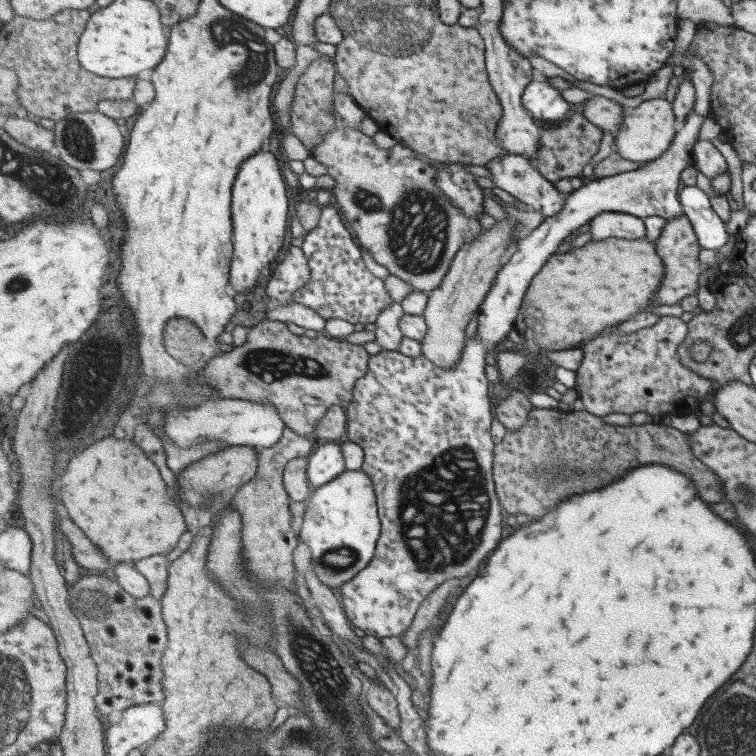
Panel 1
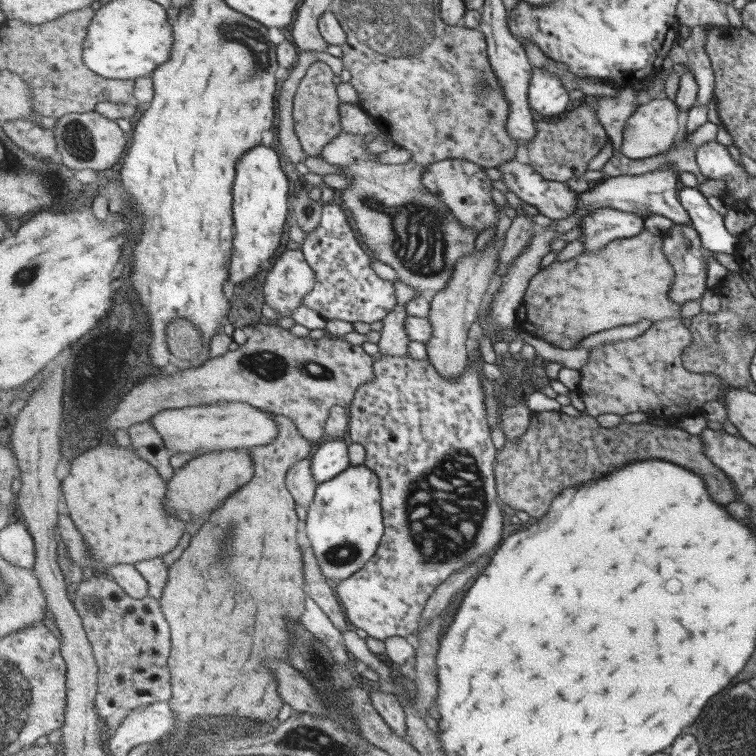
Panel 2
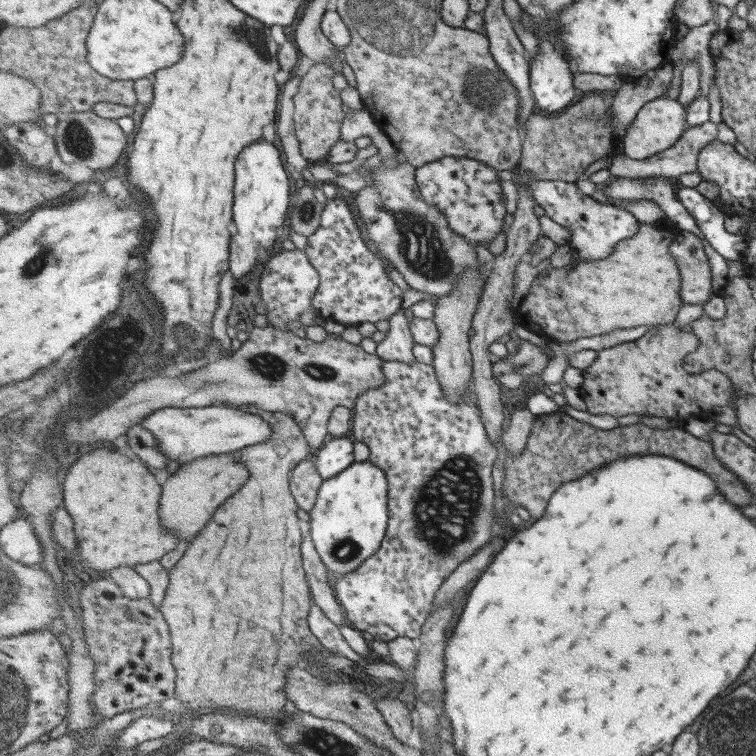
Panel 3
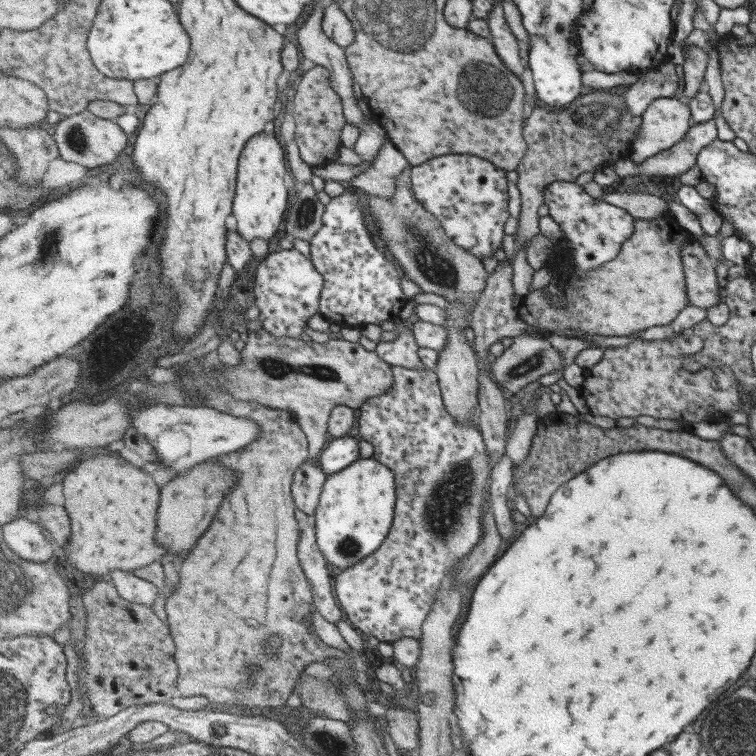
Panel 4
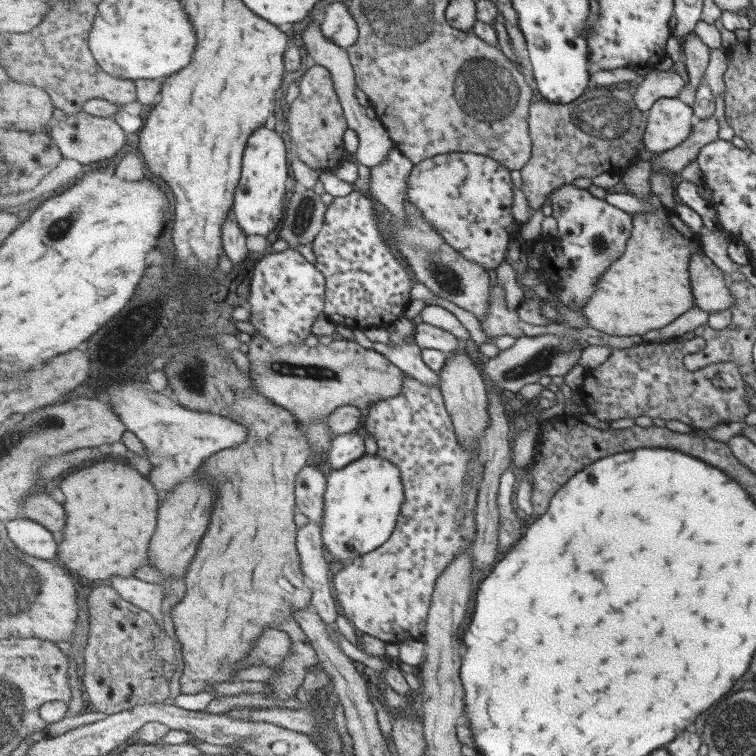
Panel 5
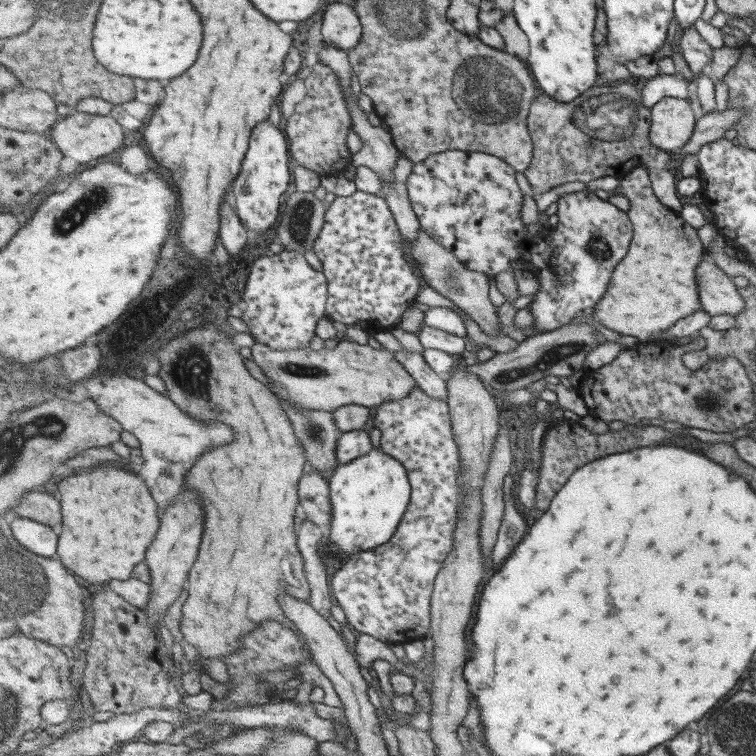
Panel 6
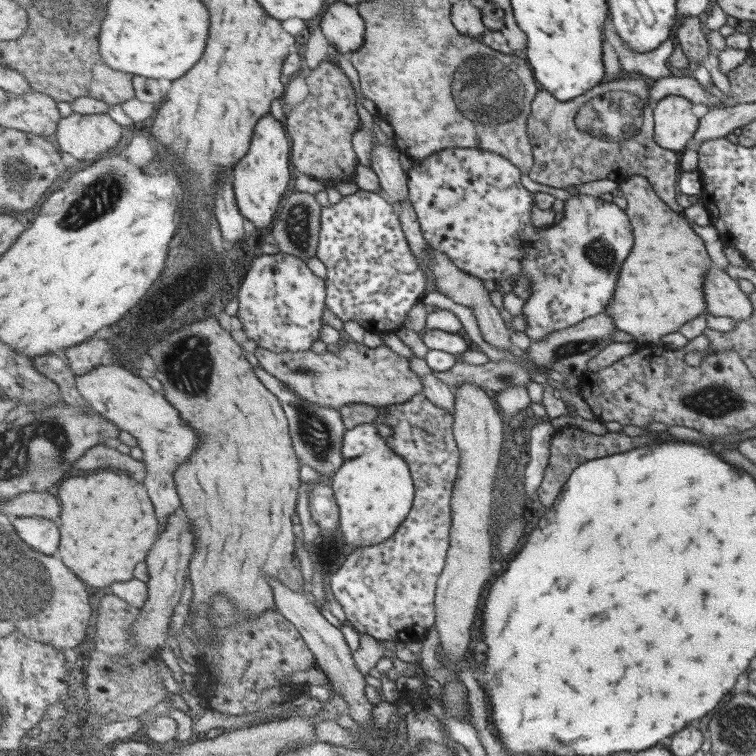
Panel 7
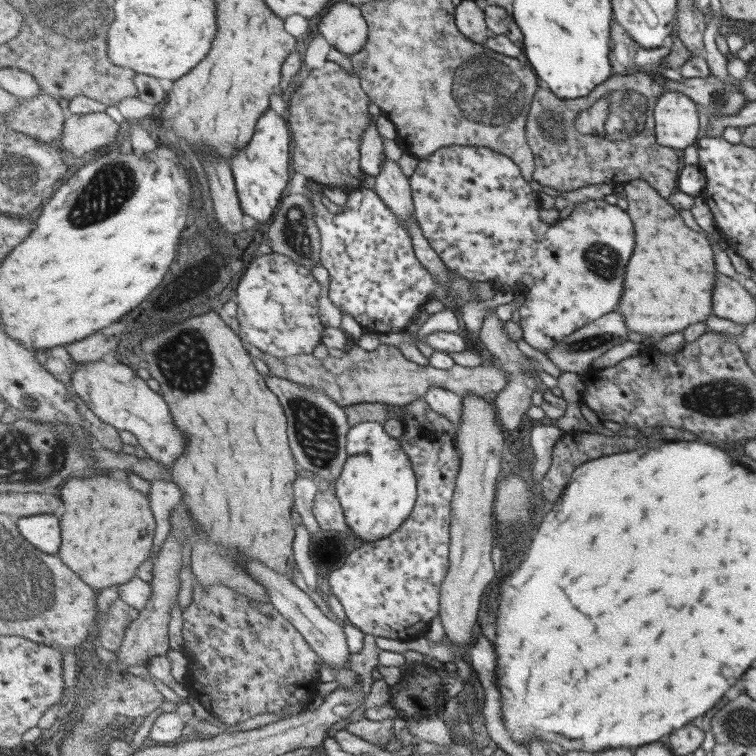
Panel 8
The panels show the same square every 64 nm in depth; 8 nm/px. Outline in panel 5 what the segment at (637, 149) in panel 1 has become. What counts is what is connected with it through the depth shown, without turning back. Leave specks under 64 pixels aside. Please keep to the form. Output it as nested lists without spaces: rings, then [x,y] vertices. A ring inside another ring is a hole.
[[[678,97],[657,100],[649,110],[649,122],[644,135],[645,151],[641,153],[641,158],[650,160],[653,154],[664,153],[683,144],[692,134],[696,121],[697,117],[693,106],[681,102]]]

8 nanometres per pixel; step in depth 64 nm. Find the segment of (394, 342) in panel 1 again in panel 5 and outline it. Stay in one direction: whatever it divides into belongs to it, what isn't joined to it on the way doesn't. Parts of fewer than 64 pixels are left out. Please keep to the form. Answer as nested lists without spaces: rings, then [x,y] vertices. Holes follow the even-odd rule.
[[[404,341],[398,345],[373,342],[373,350],[385,354],[395,366],[413,377],[423,381],[427,385],[441,386],[441,378],[438,372],[431,370],[423,360],[422,349],[415,341]]]

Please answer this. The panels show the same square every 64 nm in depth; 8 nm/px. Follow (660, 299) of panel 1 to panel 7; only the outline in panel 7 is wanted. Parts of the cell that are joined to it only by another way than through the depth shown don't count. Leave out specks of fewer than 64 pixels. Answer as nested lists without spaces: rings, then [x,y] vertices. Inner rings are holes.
[[[714,266],[708,268],[705,274],[705,296],[708,313],[713,316],[732,318],[738,322],[751,313],[751,302],[737,286],[737,280]]]

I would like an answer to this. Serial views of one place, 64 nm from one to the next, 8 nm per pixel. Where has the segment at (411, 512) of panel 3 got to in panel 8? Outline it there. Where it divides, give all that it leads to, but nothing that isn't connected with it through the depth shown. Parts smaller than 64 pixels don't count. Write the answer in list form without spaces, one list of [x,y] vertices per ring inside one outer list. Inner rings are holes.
[[[425,398],[417,399],[415,402],[406,405],[405,413],[399,418],[399,420],[404,426],[404,432],[398,438],[399,444],[401,444],[401,448],[405,450],[405,454],[409,454],[413,469],[416,471],[416,478],[418,481],[418,498],[415,509],[412,511],[412,516],[400,526],[400,529],[398,529],[394,534],[391,534],[388,538],[377,541],[376,543],[365,543],[351,551],[341,567],[335,570],[330,570],[327,575],[327,582],[329,583],[329,590],[336,596],[343,606],[348,620],[353,625],[357,626],[357,628],[361,628],[365,634],[383,636],[383,638],[394,638],[395,640],[400,641],[415,641],[427,636],[429,624],[433,622],[433,618],[437,618],[437,615],[440,615],[441,587],[443,587],[445,575],[447,575],[449,567],[451,567],[451,558],[449,558],[449,553],[451,552],[452,546],[452,501],[454,500],[456,481],[458,480],[460,466],[462,465],[462,454],[459,452],[456,445],[455,438],[457,437],[457,428],[455,423],[453,423],[449,417],[431,409],[431,405],[429,405],[429,402],[427,402]]]

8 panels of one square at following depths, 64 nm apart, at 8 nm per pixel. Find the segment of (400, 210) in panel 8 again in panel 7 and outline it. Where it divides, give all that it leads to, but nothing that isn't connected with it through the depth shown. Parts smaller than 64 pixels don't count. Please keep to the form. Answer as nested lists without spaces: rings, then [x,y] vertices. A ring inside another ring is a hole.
[[[381,140],[376,141],[371,151],[371,167],[381,179],[383,195],[395,206],[405,199],[410,199],[408,174],[399,160],[402,152],[395,144],[390,146]]]

